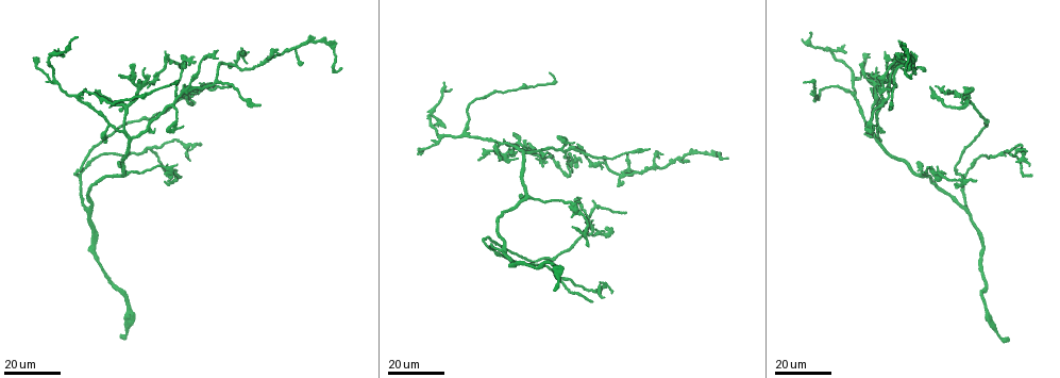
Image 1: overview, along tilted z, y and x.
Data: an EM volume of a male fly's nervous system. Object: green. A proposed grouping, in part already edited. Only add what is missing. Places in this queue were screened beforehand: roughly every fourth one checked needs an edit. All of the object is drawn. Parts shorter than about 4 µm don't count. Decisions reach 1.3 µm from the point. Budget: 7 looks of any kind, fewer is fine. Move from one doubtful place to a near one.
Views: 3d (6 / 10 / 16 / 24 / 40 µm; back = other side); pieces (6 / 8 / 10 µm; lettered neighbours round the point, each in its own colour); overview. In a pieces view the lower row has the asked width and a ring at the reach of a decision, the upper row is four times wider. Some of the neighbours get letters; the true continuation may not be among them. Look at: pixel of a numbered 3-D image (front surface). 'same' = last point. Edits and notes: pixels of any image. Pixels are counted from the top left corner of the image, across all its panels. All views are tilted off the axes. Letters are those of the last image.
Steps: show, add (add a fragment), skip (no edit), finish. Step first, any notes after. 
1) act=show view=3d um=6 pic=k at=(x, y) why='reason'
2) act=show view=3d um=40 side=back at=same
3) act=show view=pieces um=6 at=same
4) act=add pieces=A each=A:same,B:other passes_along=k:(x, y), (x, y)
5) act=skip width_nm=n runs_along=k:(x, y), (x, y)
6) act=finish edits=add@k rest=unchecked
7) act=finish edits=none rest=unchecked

act=show view=3d um=24 pic=1 at=(1030, 176) why='long arm stops here'

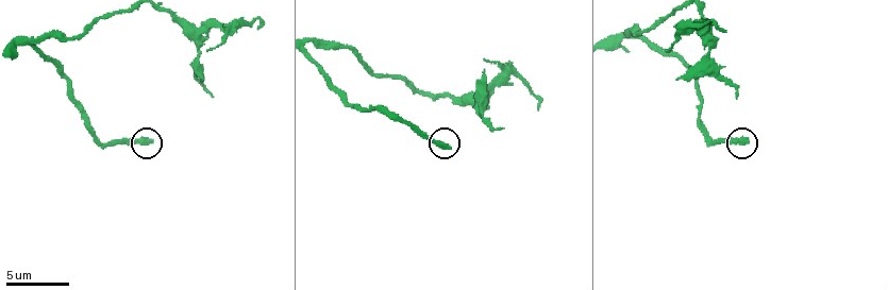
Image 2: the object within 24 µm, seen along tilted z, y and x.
act=show view=pieces um=6 pic=2 at=(150, 142) why='what lies round it'

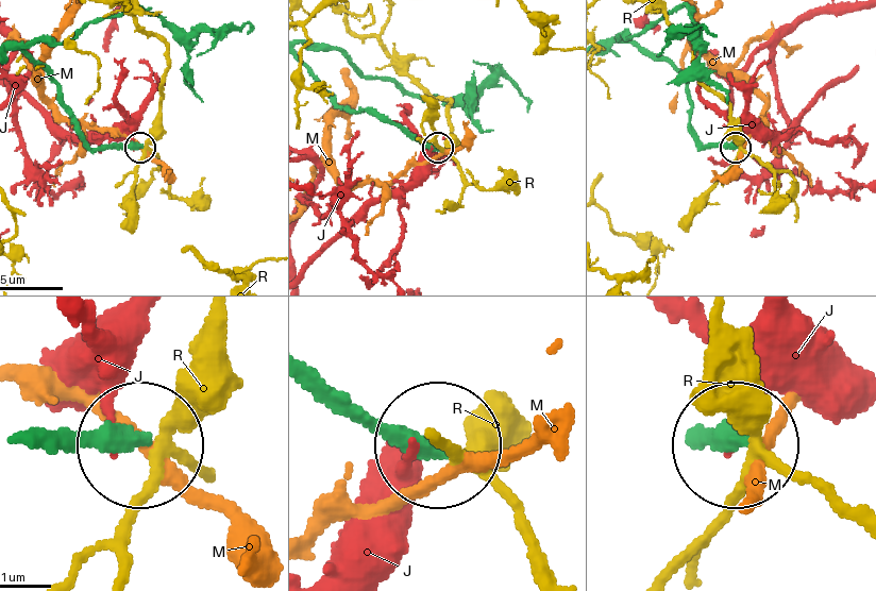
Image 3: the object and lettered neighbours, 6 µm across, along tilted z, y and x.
act=skip each=J:other,M:other,R:other runs_along=3:(9, 50), (21, 51), (51, 77), (90, 146), (139, 148) found='none of them fits'

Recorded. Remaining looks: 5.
act=show view=3d um=24 pic=1 at=(949, 90) why='end of a long branch'

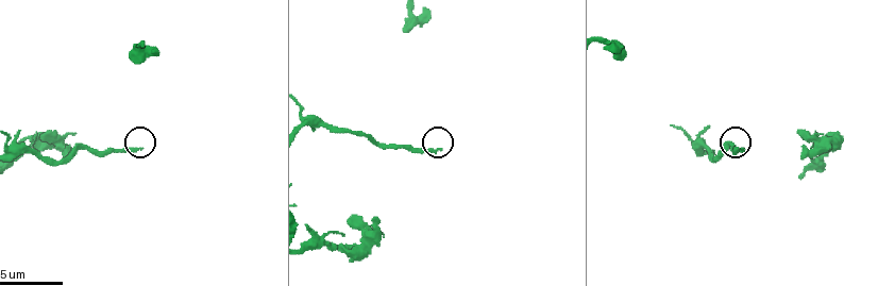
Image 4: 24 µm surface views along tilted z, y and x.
act=show view=pieces um=6 pic=4 at=(439, 149)

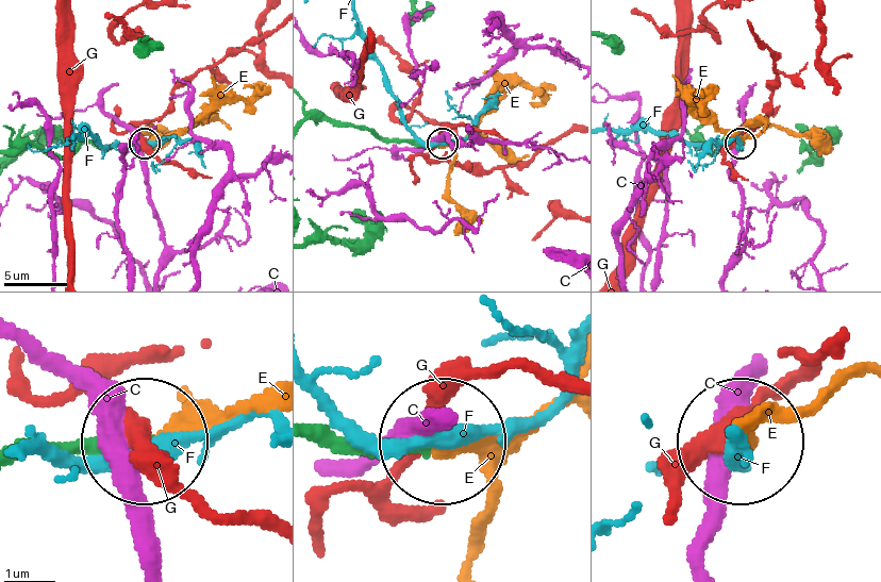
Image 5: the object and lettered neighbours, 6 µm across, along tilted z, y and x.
act=add pieces=E each=C:other,E:same,F:other,G:other found='it goes on there'

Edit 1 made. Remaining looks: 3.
act=show view=3d um=16 pic=1 at=(900, 43) why='free end'

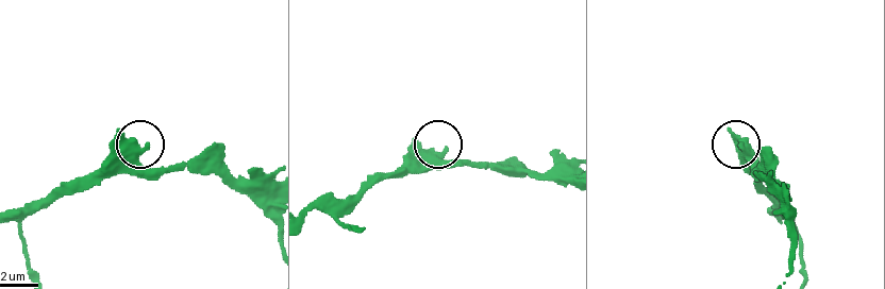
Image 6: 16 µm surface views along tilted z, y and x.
act=show view=pieces um=6 pic=6 at=(741, 145) why='see the neighbours'

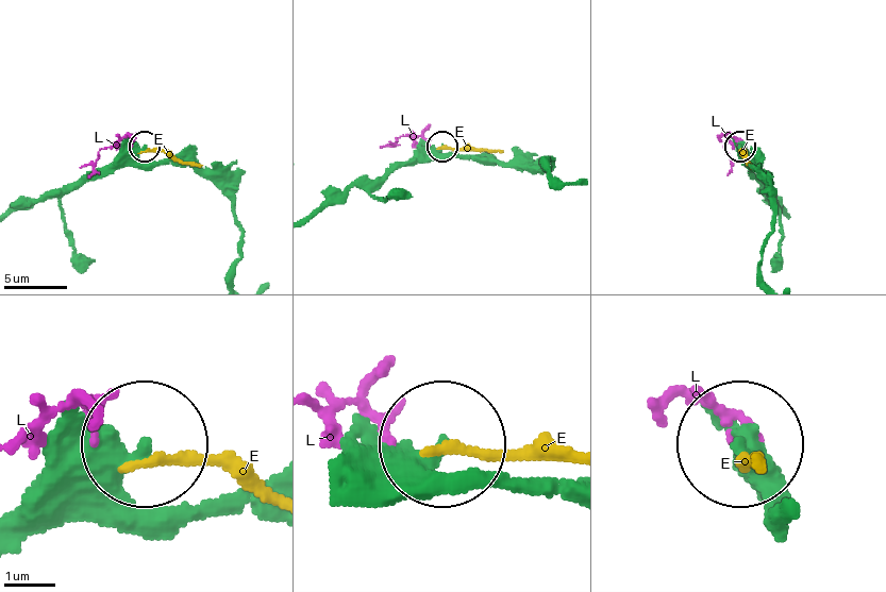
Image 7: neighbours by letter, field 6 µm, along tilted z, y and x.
act=skip width_nm=310 each=E:other,L:other runs_along=7:(15, 209), (49, 195), (68, 193), (121, 167), (144, 148) found='none of them fits'

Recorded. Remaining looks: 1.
act=show view=pieces um=6 pic=2 at=(483, 71) why='branch stops here'

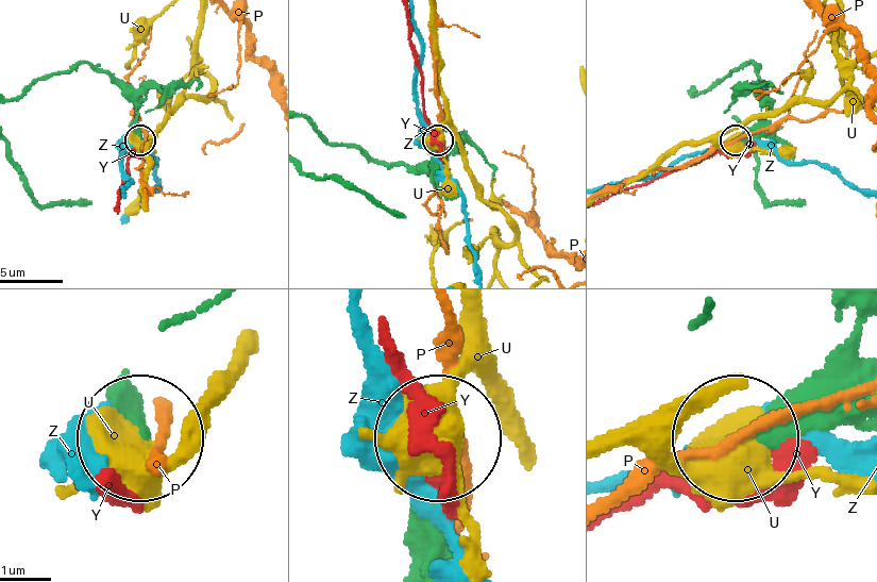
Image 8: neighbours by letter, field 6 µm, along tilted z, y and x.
act=skip each=P:other,U:other,Y:other,Z:other runs_along=8:(10, 100), (29, 84), (88, 64), (132, 101), (138, 139) found='no lettered fragment goes on from it'

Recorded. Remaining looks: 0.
act=finish edits=add@5 rest=unchecked

